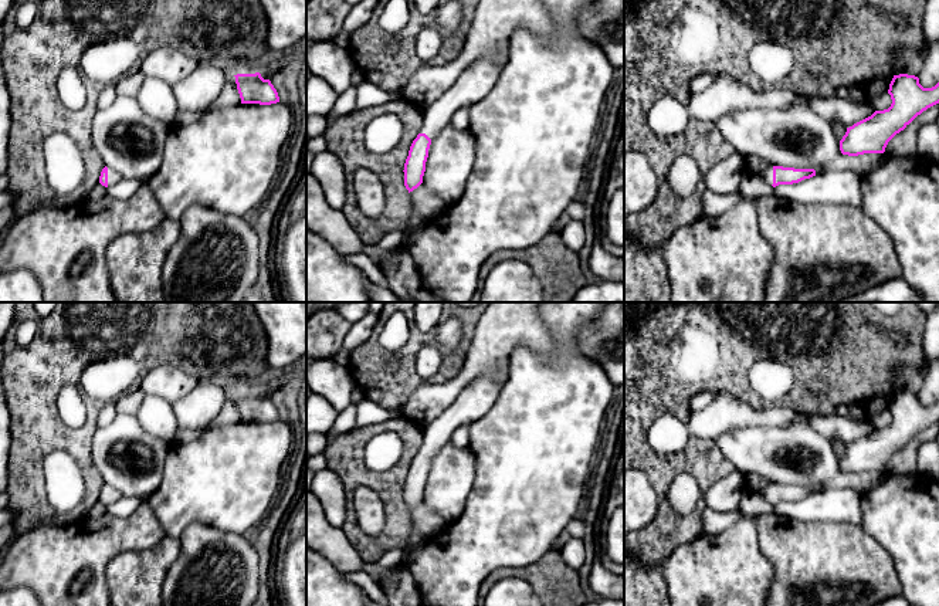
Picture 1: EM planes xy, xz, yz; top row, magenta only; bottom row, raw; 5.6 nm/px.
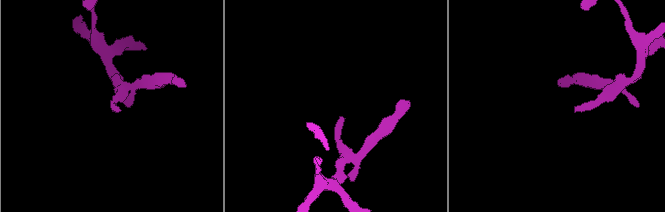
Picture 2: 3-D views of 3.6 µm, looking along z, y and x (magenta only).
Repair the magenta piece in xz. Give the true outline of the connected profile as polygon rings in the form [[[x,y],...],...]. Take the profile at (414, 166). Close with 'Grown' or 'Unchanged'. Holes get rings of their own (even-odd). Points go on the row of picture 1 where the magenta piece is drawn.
[[[482,58],[467,68],[457,82],[434,104],[423,109],[423,126],[413,141],[404,163],[404,186],[410,192],[423,183],[431,139],[445,128],[452,115],[487,97],[495,87],[504,65]]]. Grown

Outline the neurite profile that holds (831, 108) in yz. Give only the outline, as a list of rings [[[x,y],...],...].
[[[835,94],[828,97],[817,95],[806,99],[807,106],[820,118],[830,123],[838,121],[845,128],[852,126],[875,112],[871,102],[848,101]]]

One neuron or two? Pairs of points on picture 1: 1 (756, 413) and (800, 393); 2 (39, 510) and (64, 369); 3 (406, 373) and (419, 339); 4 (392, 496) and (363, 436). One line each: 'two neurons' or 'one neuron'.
1: two neurons
2: one neuron
3: one neuron
4: one neuron

